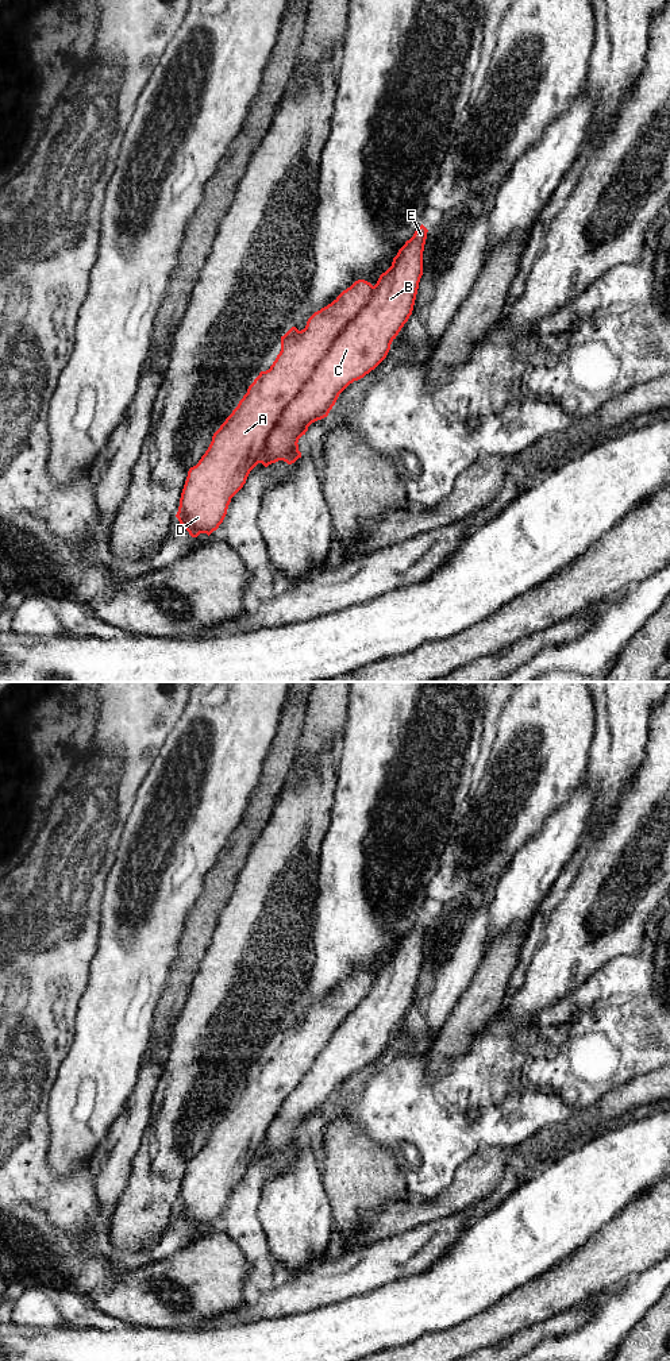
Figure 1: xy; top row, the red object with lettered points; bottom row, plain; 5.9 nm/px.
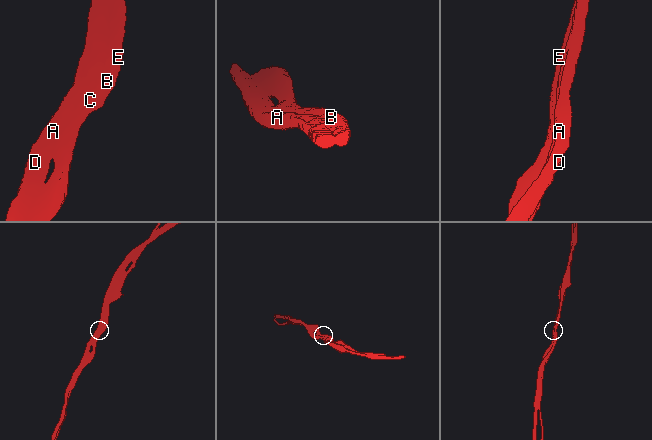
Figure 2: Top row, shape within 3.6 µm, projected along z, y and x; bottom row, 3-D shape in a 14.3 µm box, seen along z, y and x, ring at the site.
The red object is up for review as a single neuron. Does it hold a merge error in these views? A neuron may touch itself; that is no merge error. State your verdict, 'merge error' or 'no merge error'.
merge error

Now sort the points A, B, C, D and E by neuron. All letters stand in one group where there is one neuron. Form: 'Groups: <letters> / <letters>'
Groups: A D / B C E

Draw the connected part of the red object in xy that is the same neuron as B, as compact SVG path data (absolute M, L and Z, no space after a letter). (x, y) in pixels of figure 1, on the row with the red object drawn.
M421 224L393 258L392 266L380 275L367 302L361 312L343 328L327 354L313 369L309 379L297 396L282 410L278 421L267 436L259 463L267 467L284 460L288 464L301 458L299 439L308 427L328 416L339 394L354 381L374 370L388 355L392 342L412 315L419 282L423 275L423 251L428 230Z

